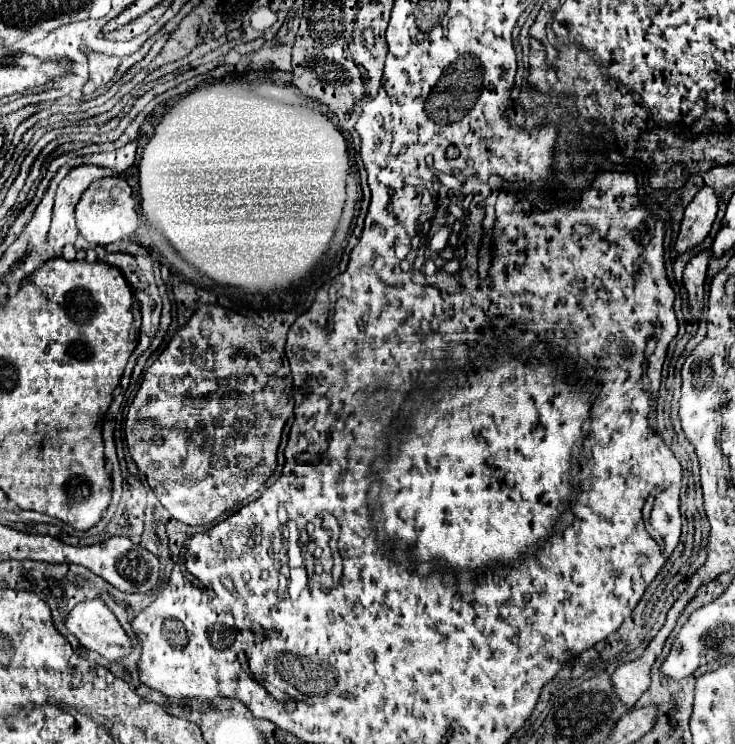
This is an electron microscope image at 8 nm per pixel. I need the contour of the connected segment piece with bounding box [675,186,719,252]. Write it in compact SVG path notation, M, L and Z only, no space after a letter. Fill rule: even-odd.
M703 186L697 192L697 196L685 208L681 230L675 242L677 252L685 252L705 240L705 236L711 230L711 224L715 222L717 202L719 198L711 186Z

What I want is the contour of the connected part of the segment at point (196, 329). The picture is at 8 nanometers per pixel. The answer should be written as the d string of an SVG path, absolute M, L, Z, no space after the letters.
M203 304L195 310L195 314L189 318L189 322L169 338L165 350L145 370L141 388L139 388L133 404L129 406L127 420L125 420L127 450L133 458L133 462L137 464L137 468L145 474L147 484L151 486L155 496L161 500L161 504L169 510L169 514L175 520L191 524L191 526L211 524L219 516L235 510L245 498L249 498L251 494L255 494L261 488L261 484L267 480L267 476L271 476L271 472L277 464L277 448L279 448L279 440L282 440L281 430L290 420L292 420L291 426L294 422L294 398L293 396L291 398L291 394L293 394L291 372L289 372L289 362L283 352L283 346L277 346L275 342L271 342L269 332L265 332L265 328L255 324L251 318L241 316L239 312L217 306L217 304Z

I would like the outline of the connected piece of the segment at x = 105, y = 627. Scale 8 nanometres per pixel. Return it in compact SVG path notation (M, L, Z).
M93 598L93 600L85 600L81 604L77 604L65 618L65 628L89 650L99 652L101 656L105 656L107 660L121 660L131 652L131 640L125 634L125 630L119 626L115 614L105 606L105 602L101 598Z

